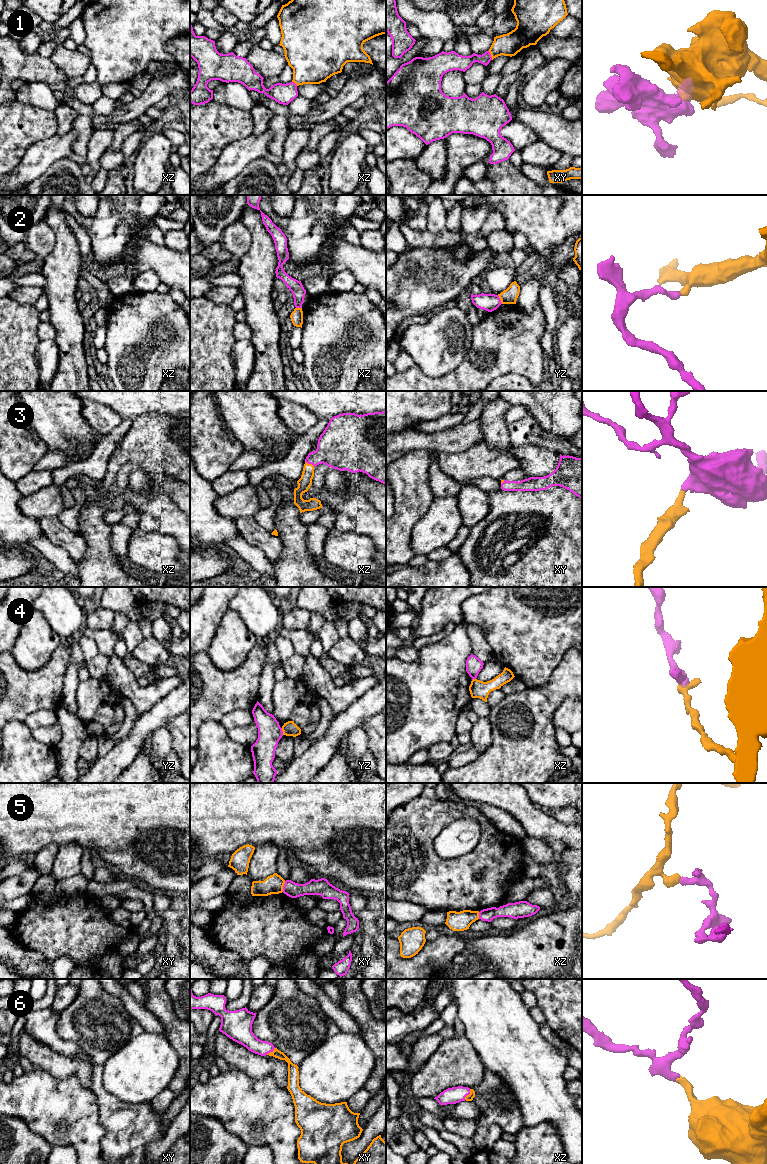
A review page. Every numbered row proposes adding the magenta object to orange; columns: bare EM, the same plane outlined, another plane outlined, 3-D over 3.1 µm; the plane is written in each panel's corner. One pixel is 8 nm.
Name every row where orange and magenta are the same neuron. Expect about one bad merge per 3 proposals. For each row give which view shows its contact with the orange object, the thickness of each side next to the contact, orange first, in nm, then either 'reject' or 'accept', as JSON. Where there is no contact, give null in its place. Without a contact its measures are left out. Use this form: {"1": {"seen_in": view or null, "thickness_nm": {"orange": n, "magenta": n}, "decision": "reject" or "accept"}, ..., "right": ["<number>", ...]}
{"1": {"seen_in": "xy", "thickness_nm": {"orange": 180, "magenta": 120}, "decision": "reject"}, "2": {"seen_in": "yz", "thickness_nm": {"orange": 130, "magenta": 140}, "decision": "reject"}, "3": {"seen_in": "xz", "thickness_nm": {"orange": 110, "magenta": 320}, "decision": "accept"}, "4": {"seen_in": "yz", "thickness_nm": {"orange": 120, "magenta": 190}, "decision": "reject"}, "5": {"seen_in": "xy", "thickness_nm": {"orange": 160, "magenta": 130}, "decision": "reject"}, "6": {"seen_in": "xz", "thickness_nm": {"orange": 50, "magenta": 130}, "decision": "accept"}, "right": ["3", "6"]}

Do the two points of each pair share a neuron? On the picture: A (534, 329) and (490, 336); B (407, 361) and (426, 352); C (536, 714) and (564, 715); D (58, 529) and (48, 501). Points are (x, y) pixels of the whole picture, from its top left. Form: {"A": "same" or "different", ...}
{"A": "same", "B": "different", "C": "different", "D": "different"}

